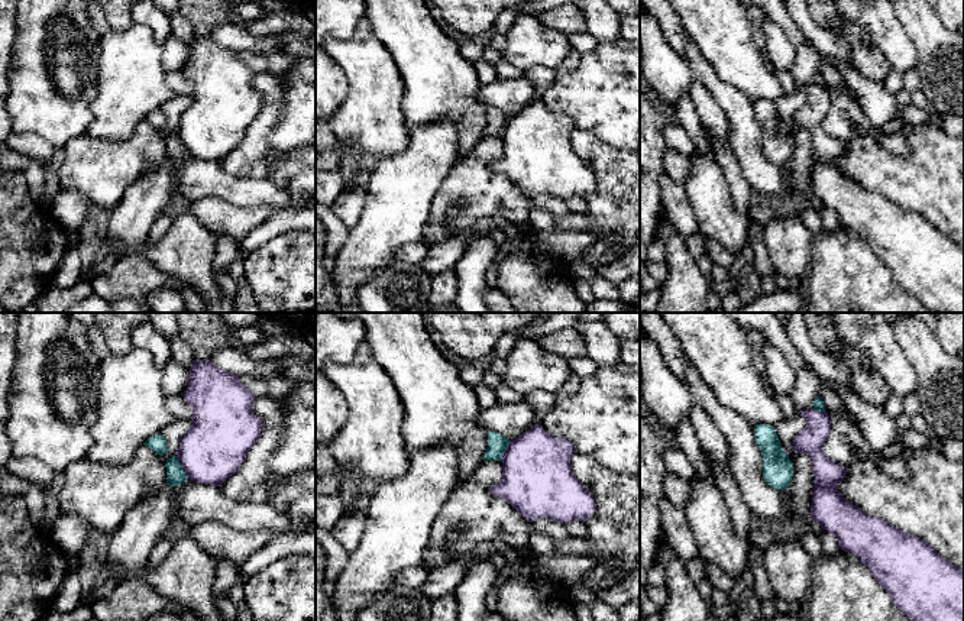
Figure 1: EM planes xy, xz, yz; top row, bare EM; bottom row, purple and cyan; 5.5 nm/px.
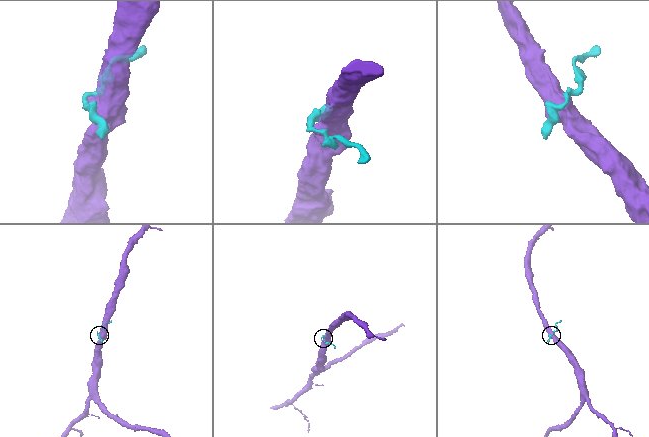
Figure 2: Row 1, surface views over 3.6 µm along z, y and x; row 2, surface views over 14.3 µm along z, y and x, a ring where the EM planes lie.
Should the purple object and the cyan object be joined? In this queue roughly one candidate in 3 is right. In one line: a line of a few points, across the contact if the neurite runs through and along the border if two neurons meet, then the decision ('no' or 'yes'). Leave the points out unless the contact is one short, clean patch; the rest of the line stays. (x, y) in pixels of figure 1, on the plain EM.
no

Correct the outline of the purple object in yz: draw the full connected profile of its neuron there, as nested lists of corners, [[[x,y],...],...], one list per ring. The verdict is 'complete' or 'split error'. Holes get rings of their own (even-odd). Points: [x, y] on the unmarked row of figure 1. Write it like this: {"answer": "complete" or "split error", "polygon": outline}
{"answer": "complete", "polygon": [[[800,85],[806,101],[793,114],[790,127],[811,133],[815,164],[811,178],[811,195],[832,208],[841,226],[855,230],[873,253],[889,268],[895,281],[934,313],[964,313],[964,246],[944,235],[934,223],[915,210],[892,201],[886,195],[864,188],[842,172],[837,161],[848,143],[829,136],[822,126],[829,111],[831,96],[826,87]]]}

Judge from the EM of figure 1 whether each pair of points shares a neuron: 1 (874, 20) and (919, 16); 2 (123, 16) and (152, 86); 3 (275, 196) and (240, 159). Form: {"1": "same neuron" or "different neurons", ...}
{"1": "different neurons", "2": "different neurons", "3": "different neurons"}

